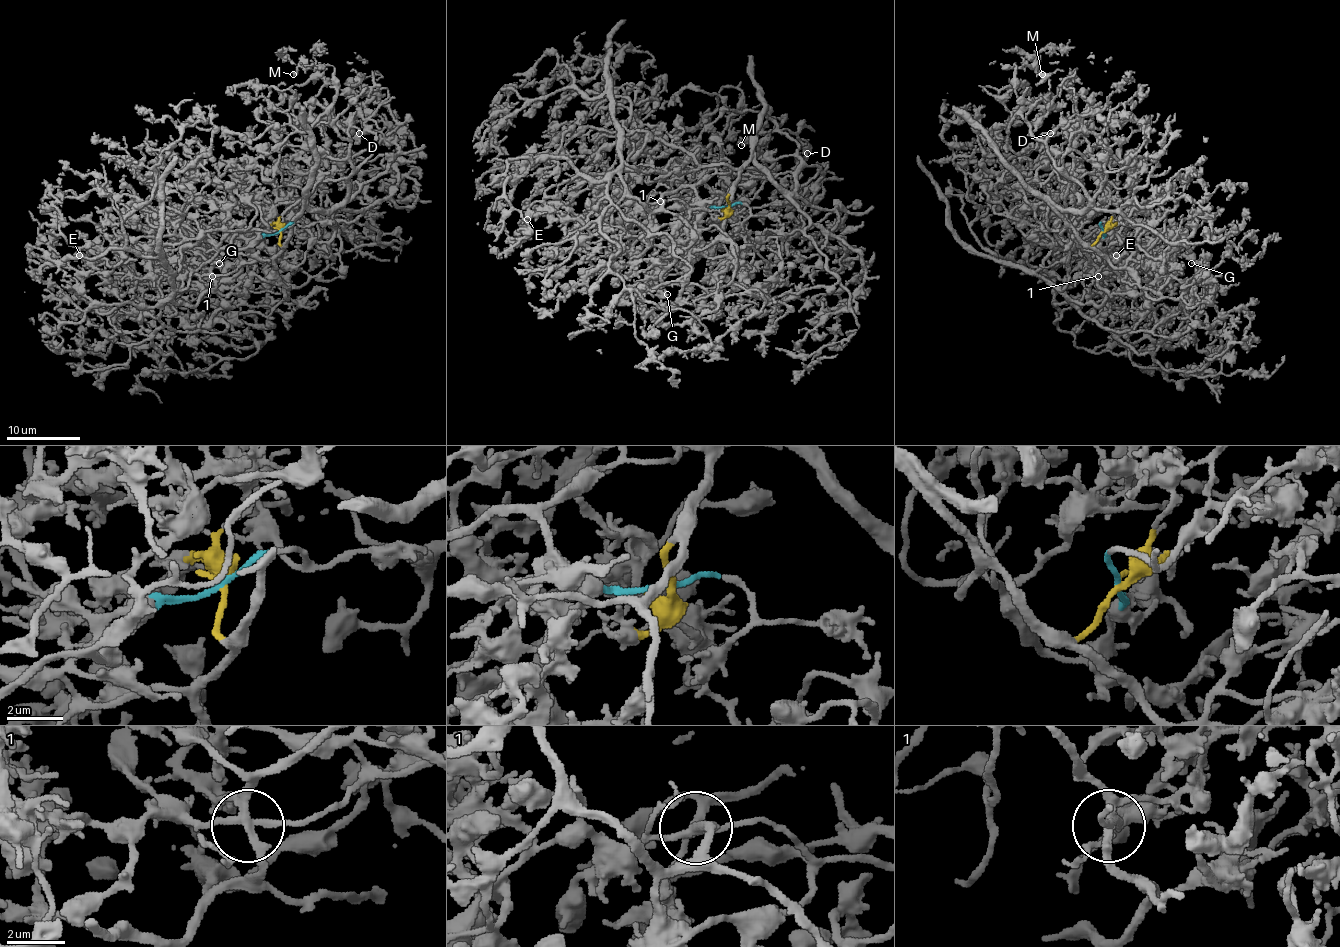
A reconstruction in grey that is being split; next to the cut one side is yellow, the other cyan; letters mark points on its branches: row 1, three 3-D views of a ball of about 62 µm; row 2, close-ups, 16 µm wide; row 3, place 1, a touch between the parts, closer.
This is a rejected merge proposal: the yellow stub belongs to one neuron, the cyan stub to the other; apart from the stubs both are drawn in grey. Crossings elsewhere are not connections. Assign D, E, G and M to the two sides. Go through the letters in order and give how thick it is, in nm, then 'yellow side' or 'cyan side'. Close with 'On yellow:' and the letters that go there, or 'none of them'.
D: 220 nm | yellow side
E: 150 nm | cyan side
G: 190 nm | cyan side
M: 220 nm | yellow side
On yellow: D, M

